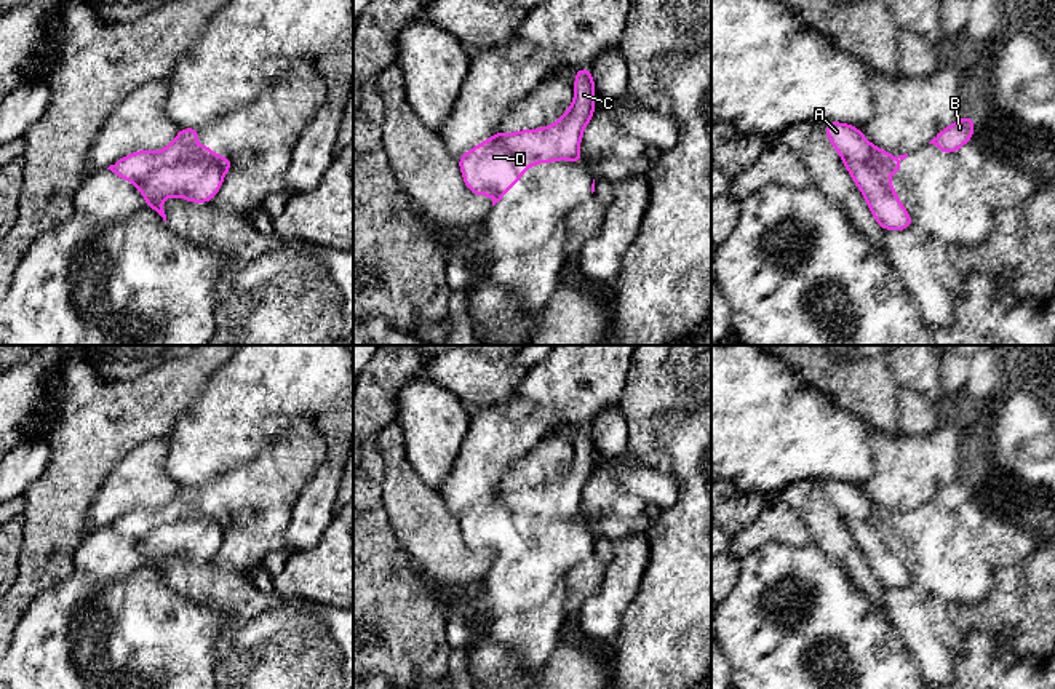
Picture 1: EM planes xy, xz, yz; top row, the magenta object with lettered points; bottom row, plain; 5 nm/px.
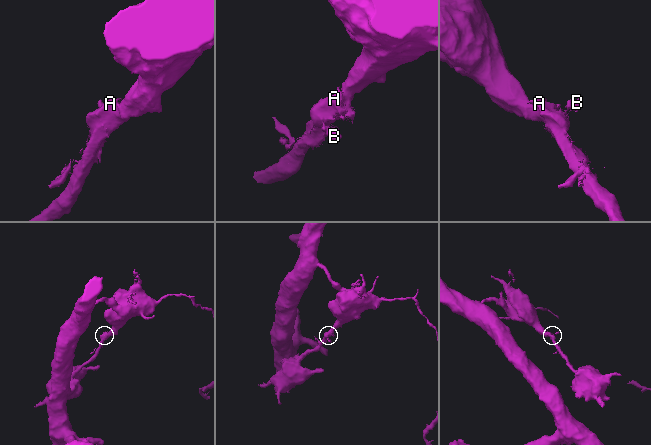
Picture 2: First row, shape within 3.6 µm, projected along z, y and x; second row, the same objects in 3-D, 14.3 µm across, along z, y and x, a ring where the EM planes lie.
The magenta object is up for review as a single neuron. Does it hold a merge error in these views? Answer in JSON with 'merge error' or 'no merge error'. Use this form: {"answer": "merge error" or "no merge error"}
{"answer": "merge error"}

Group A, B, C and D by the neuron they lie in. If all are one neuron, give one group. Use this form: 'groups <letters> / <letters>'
groups A B D / C

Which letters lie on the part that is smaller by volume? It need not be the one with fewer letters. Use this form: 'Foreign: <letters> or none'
Foreign: A, B, D

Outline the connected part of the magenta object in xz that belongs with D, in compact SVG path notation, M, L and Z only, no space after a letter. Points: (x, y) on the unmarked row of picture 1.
M499 488L492 496L459 515L457 521L467 547L473 553L489 553L494 564L532 523L556 520L531 507L535 489L507 492Z

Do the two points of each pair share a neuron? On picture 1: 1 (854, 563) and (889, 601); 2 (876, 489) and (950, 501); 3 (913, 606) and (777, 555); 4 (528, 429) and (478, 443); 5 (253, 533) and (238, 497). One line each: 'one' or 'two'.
1: two
2: two
3: two
4: one
5: two

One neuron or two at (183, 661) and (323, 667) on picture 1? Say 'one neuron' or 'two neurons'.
two neurons

